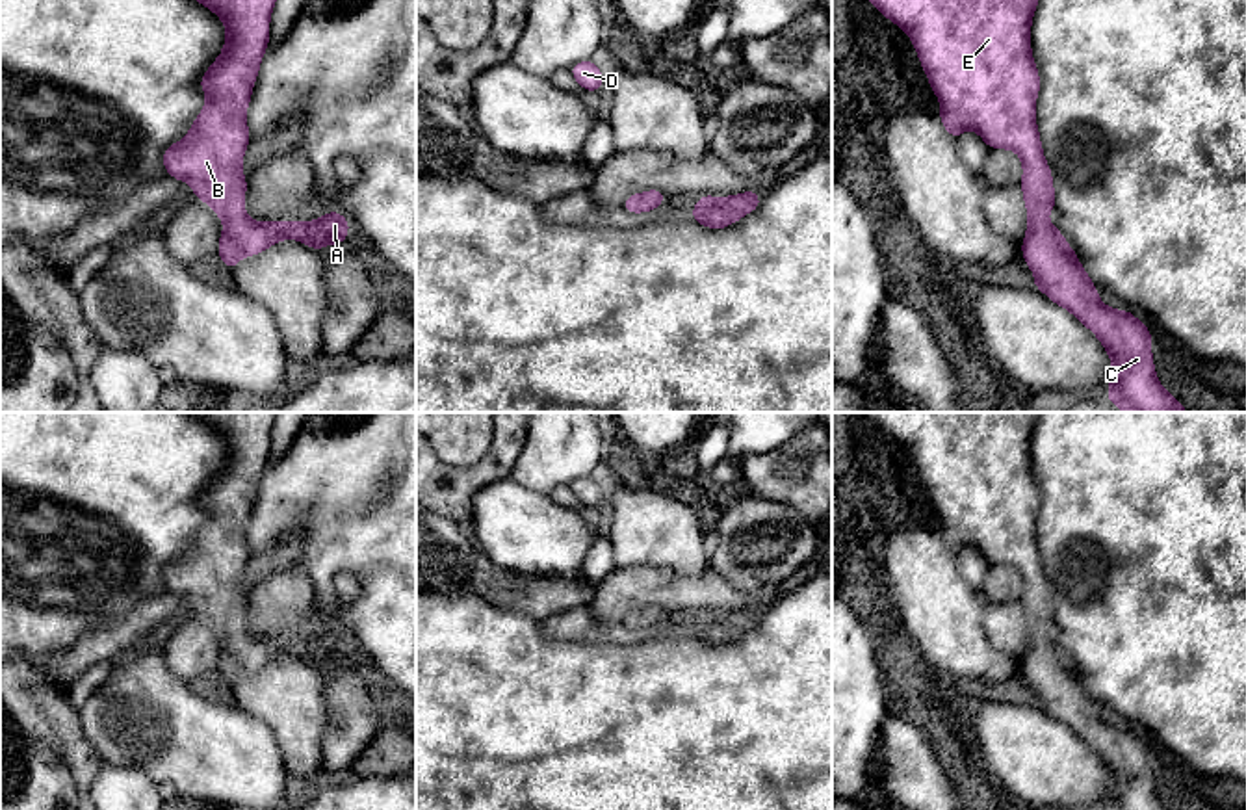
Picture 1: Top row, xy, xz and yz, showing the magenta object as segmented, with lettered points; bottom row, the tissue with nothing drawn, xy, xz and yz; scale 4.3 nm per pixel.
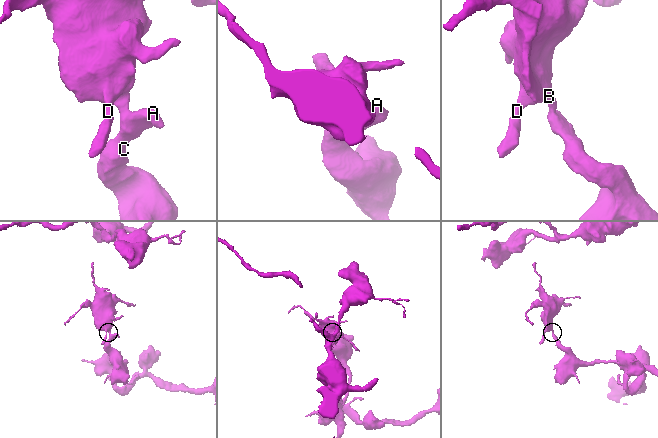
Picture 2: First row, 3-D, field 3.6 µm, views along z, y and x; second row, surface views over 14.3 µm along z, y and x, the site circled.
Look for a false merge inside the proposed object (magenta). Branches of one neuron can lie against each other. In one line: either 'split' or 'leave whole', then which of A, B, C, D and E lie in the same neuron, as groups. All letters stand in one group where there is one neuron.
leave whole | A B C D E

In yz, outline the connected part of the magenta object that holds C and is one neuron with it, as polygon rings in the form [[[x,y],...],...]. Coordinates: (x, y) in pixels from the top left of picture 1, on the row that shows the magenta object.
[[[869,0],[886,19],[893,20],[912,39],[917,58],[927,72],[932,91],[941,102],[940,119],[945,130],[954,137],[973,128],[990,149],[1010,149],[1019,154],[1023,163],[1021,189],[1029,212],[1027,234],[1021,243],[1023,258],[1034,273],[1034,286],[1053,303],[1070,310],[1086,325],[1103,344],[1112,359],[1110,386],[1107,399],[1125,412],[1188,412],[1157,381],[1151,334],[1148,325],[1138,321],[1131,310],[1114,310],[1101,303],[1096,284],[1084,273],[1077,255],[1068,245],[1058,229],[1047,221],[1055,208],[1053,176],[1042,152],[1034,104],[1040,91],[1040,76],[1031,54],[1031,20],[1038,0]]]

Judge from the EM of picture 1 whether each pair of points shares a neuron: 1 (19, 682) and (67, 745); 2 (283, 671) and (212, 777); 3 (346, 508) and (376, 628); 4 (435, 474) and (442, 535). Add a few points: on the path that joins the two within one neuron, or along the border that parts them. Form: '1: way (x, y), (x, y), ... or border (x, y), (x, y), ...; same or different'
1: way (26, 697), (60, 731); same
2: border (231, 701), (259, 718), (281, 749); different
3: way (376, 537), (376, 599); same
4: border (435, 513), (457, 522); different

